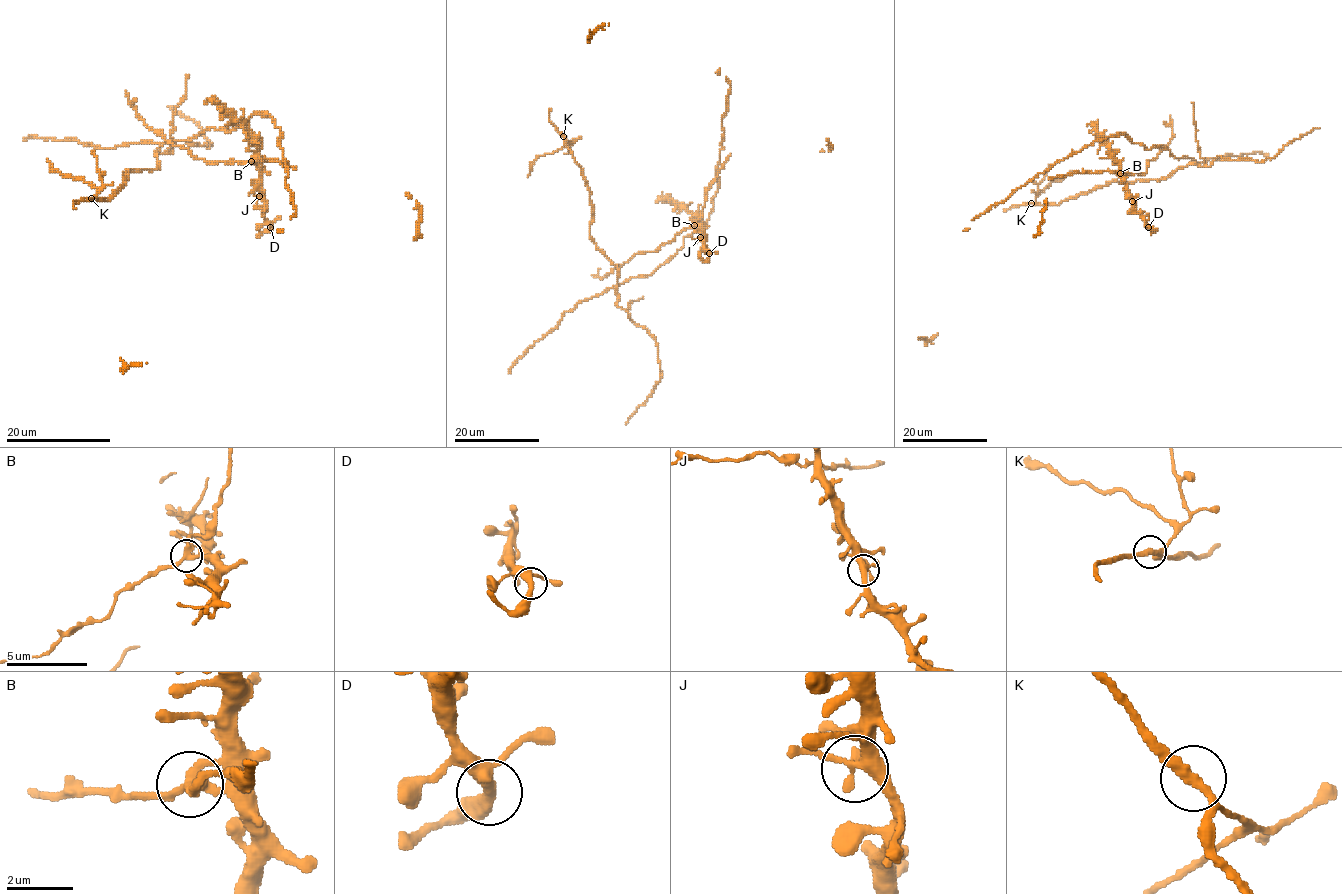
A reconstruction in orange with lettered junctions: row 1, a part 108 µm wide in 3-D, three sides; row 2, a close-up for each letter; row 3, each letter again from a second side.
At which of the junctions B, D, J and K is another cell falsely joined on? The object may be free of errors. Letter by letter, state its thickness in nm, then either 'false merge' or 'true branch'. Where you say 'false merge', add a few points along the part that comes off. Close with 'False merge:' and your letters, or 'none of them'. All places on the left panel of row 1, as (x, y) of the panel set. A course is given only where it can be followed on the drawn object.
B: calibre 300 nm; false merge; course (251, 161), (207, 162), (196, 158), (188, 149), (173, 145), (145, 123), (128, 99), (126, 91)
D: calibre 340 nm; true branch
J: calibre 360 nm; true branch
K: calibre 260 nm; true branch
False merge: B

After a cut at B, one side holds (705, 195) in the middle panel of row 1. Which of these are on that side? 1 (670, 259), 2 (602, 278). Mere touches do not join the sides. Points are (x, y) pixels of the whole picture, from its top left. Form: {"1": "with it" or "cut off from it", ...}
{"1": "cut off from it", "2": "with it"}

